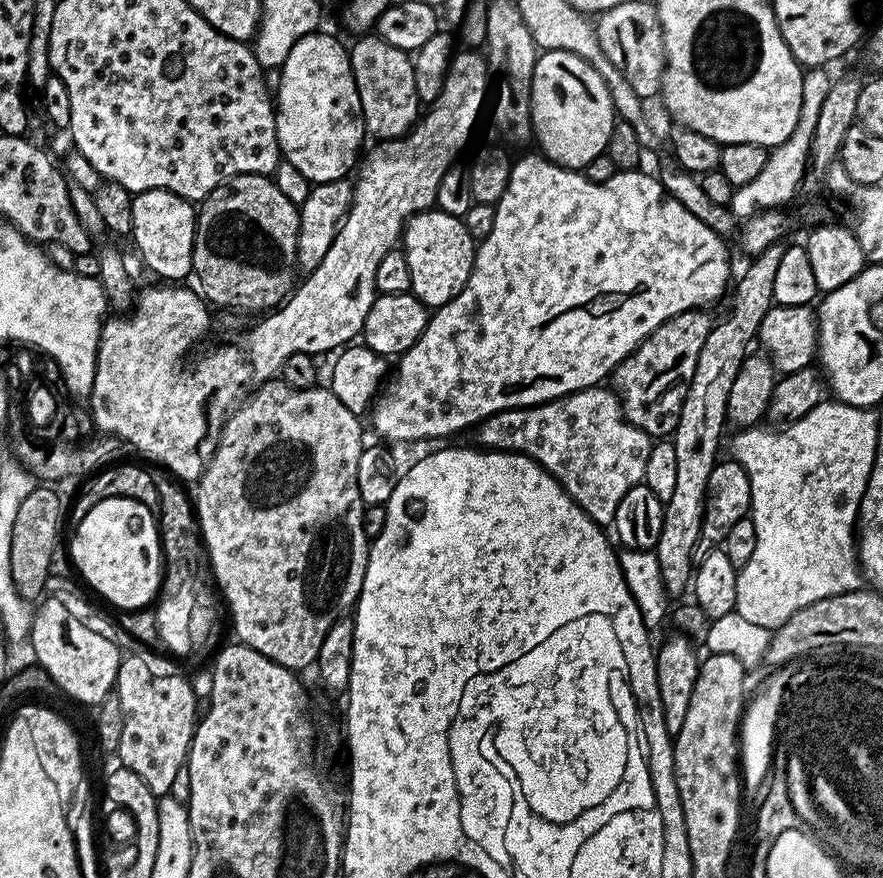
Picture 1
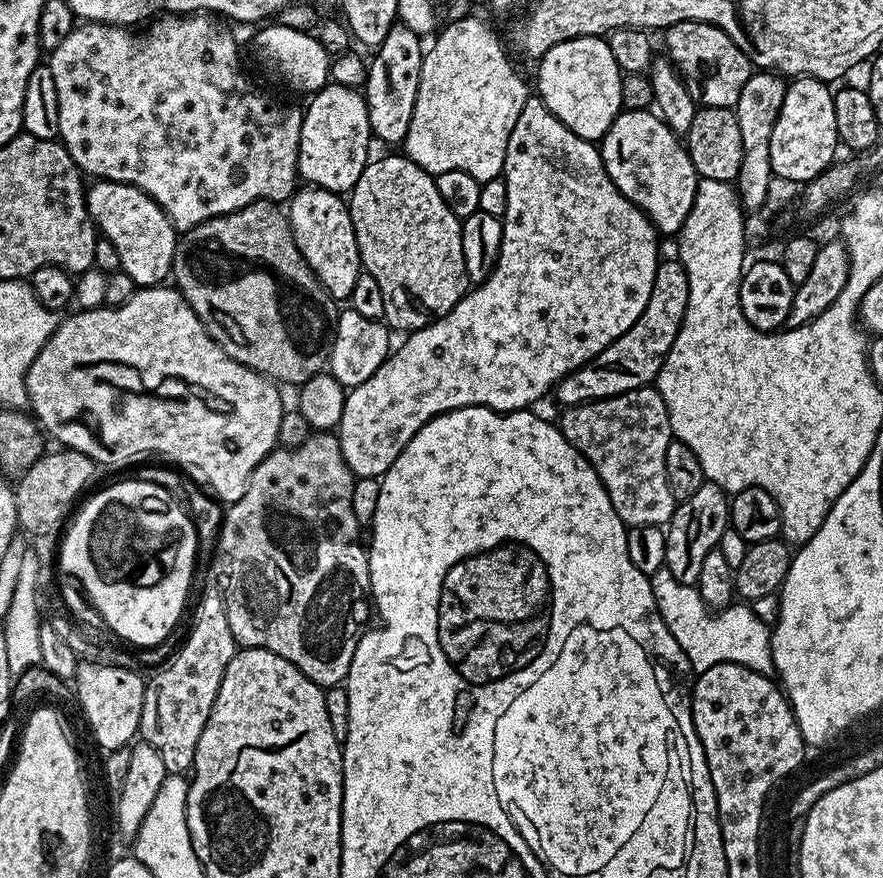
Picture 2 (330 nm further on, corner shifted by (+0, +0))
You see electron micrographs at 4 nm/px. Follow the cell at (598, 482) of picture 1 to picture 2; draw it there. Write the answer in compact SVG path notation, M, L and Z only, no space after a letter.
M649 386L630 390L626 394L618 394L614 398L592 400L588 404L574 404L563 409L558 427L563 436L586 457L588 465L598 474L606 494L610 494L610 502L622 518L625 526L664 526L676 511L678 501L670 494L670 486L666 482L666 446L674 438L670 418L666 410L666 402L662 402L655 387Z

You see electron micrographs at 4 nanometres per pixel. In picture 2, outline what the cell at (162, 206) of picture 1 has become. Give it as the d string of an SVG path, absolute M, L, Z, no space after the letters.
M97 179L93 188L86 192L88 212L92 216L92 223L96 225L99 235L108 240L118 250L120 271L130 274L130 278L142 288L154 288L163 285L172 274L172 259L176 253L177 229L172 227L172 221L141 188L129 184L116 184L113 180Z

